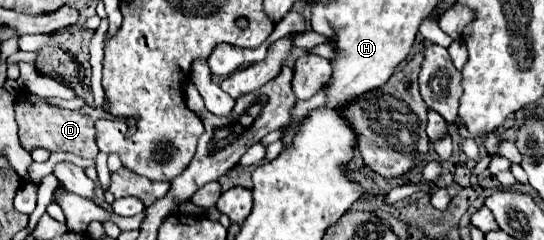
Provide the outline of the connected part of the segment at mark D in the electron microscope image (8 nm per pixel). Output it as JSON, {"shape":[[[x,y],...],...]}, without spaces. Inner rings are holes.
{"shape":[[[30,96],[30,98],[32,102],[16,104],[16,124],[20,128],[20,144],[26,150],[46,148],[46,150],[58,150],[58,152],[74,152],[76,156],[94,159],[98,154],[94,122],[108,116],[102,108],[86,106],[80,110],[62,110],[62,108],[48,106],[44,98],[38,98],[38,96]]]}

